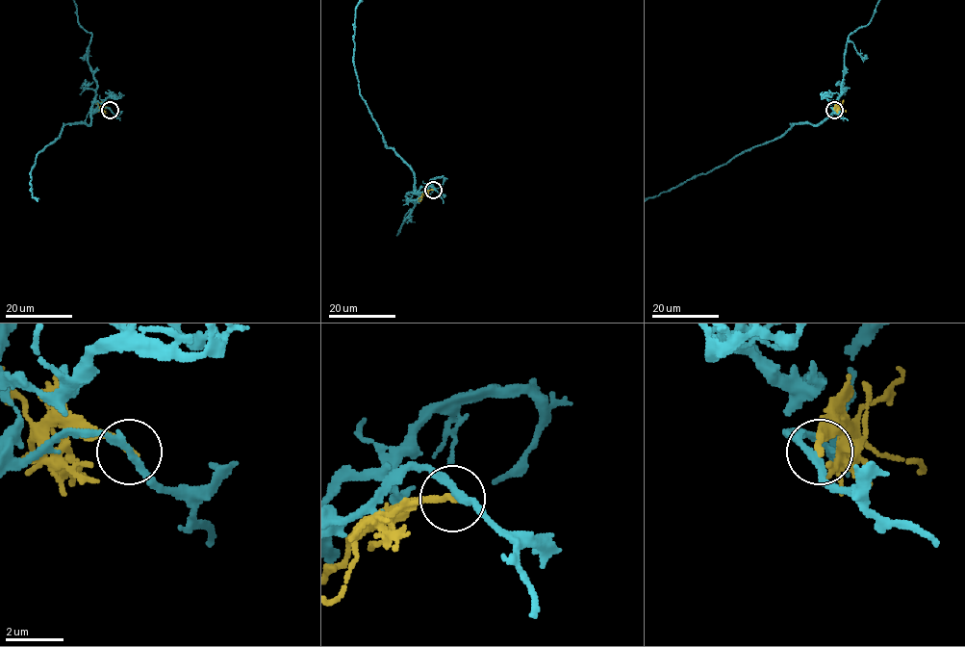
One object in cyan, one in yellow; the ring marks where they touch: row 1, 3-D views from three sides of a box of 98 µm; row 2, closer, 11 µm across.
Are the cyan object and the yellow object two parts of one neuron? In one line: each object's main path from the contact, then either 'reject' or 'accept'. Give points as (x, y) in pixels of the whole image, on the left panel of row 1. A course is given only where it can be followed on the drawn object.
yellow runs (110, 109), (101, 107), (94, 112); reject

